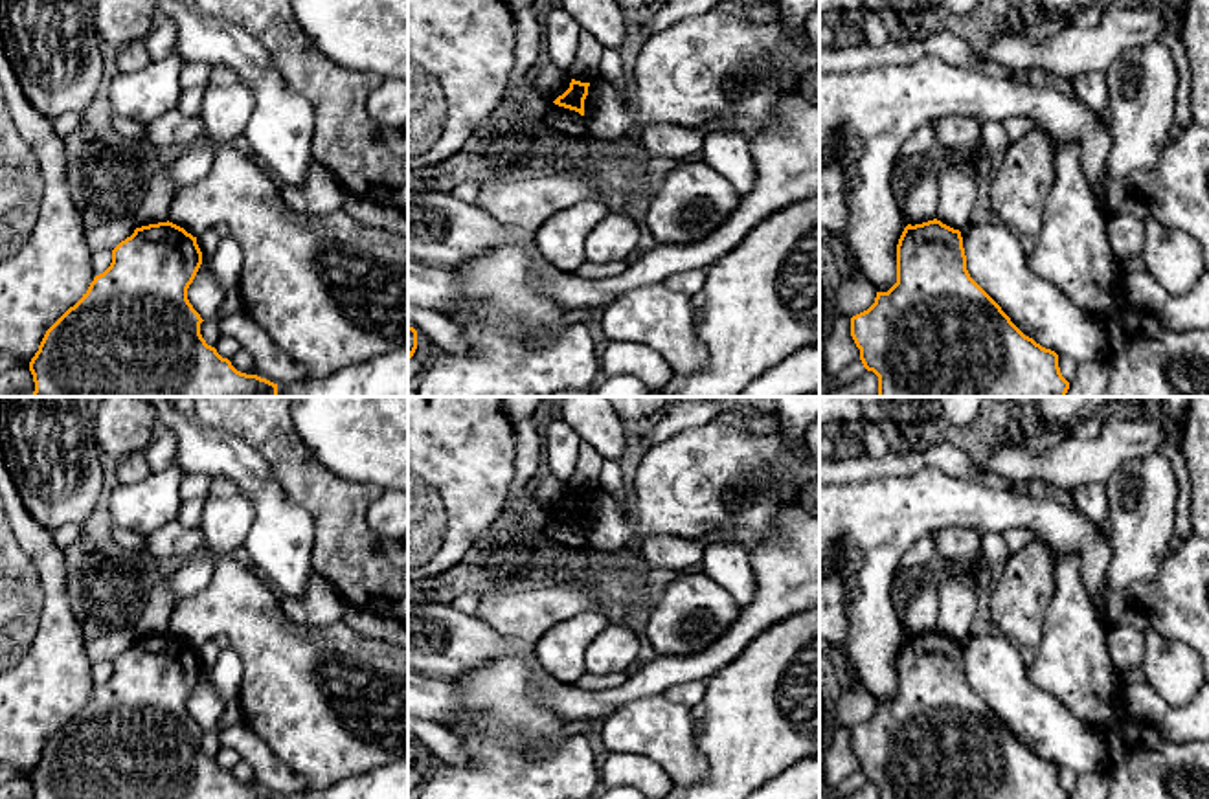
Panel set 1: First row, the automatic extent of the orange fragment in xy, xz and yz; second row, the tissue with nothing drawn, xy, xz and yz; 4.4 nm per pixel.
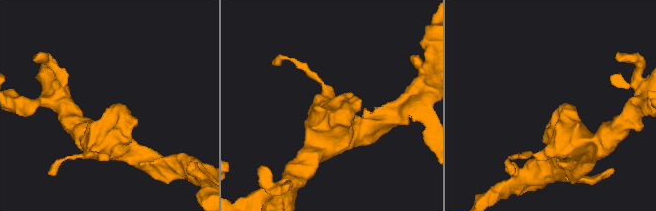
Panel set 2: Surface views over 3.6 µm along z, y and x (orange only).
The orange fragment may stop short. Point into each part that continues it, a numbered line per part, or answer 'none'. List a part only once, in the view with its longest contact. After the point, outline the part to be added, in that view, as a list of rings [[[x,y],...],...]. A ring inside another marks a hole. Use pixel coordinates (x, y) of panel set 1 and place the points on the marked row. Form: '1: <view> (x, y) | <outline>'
none

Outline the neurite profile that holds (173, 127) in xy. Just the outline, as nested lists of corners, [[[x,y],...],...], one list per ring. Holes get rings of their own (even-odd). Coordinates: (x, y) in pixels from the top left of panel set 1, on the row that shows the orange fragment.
[[[175,107],[145,125],[145,138],[141,143],[153,147],[189,147],[193,143],[202,143],[206,136],[208,129],[202,116],[186,116]]]

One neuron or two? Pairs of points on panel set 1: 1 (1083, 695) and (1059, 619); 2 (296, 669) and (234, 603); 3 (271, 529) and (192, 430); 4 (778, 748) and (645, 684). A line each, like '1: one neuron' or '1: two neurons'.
1: one neuron
2: one neuron
3: one neuron
4: two neurons

